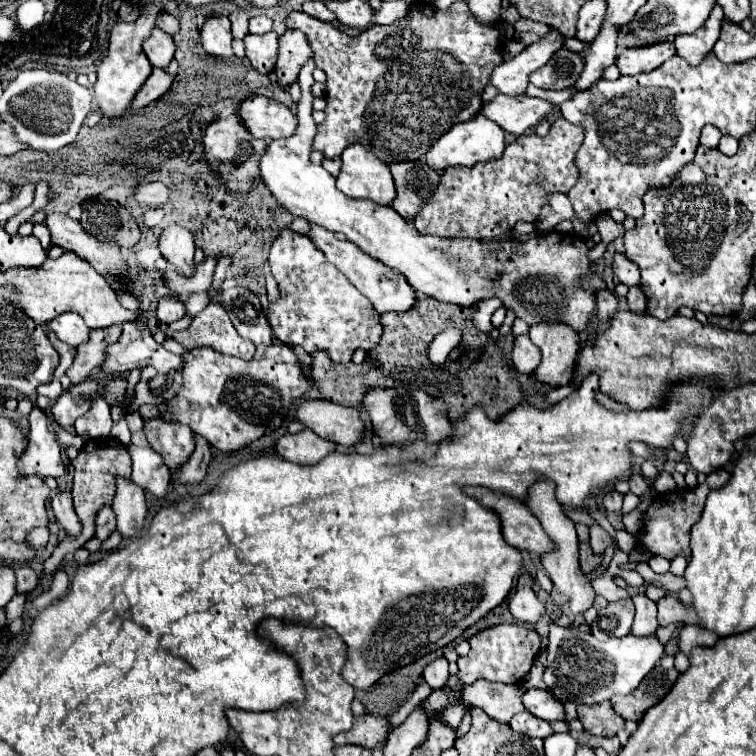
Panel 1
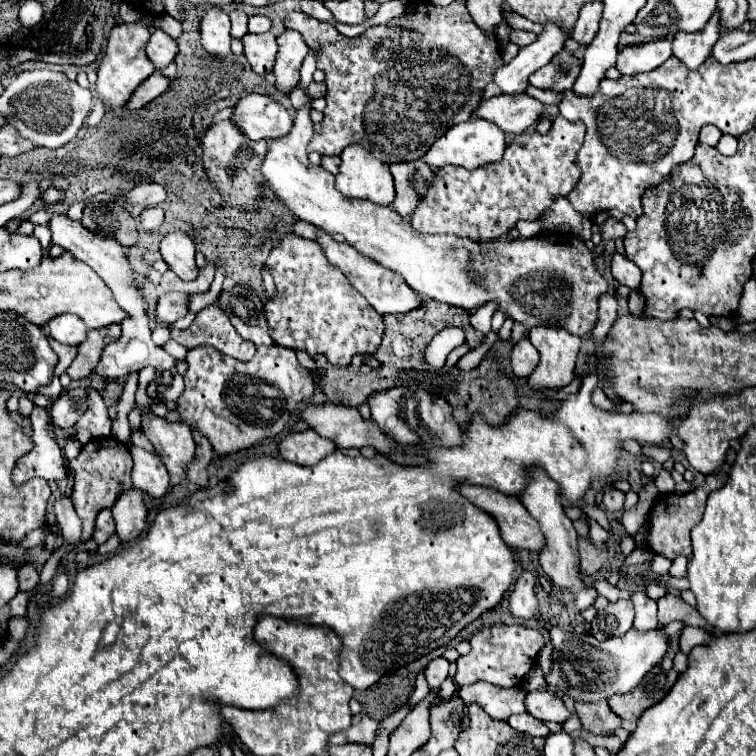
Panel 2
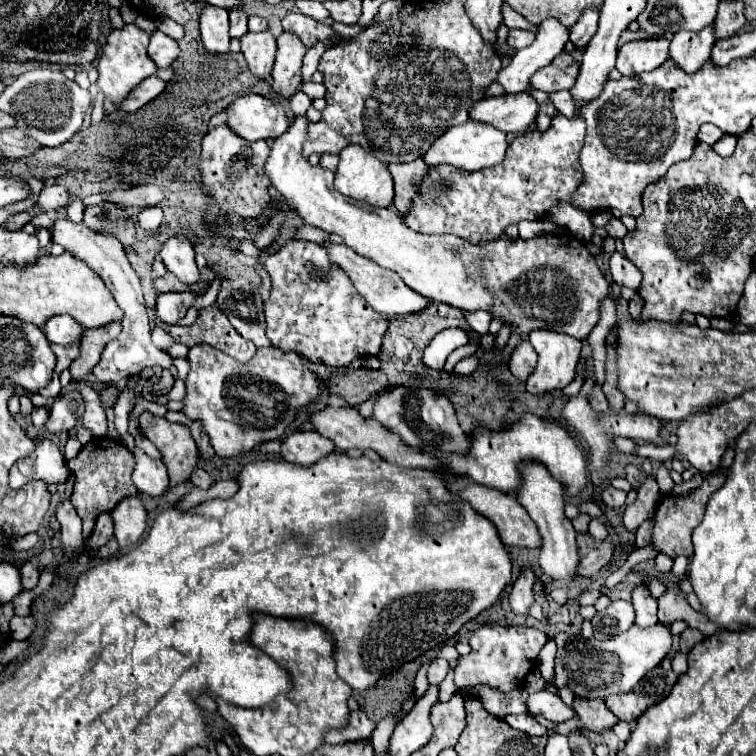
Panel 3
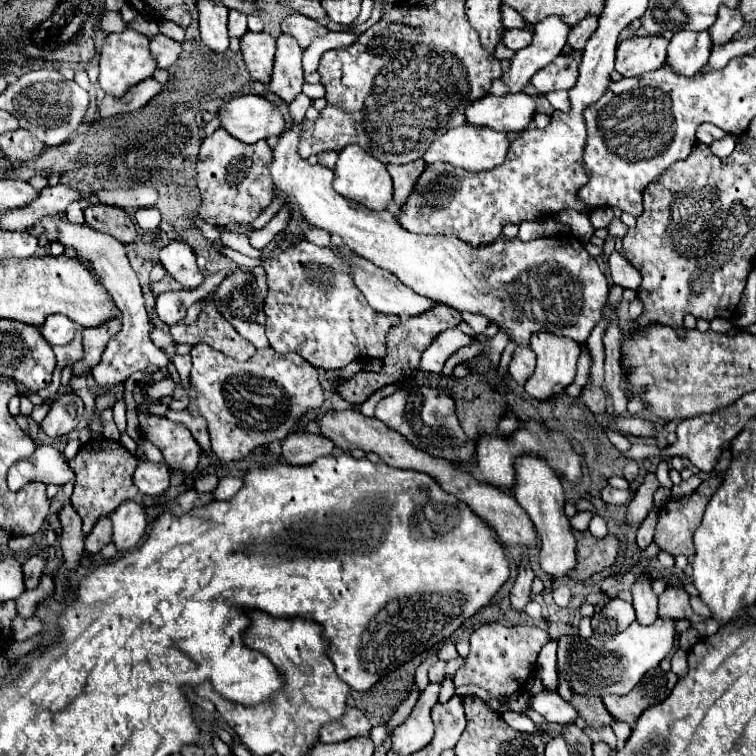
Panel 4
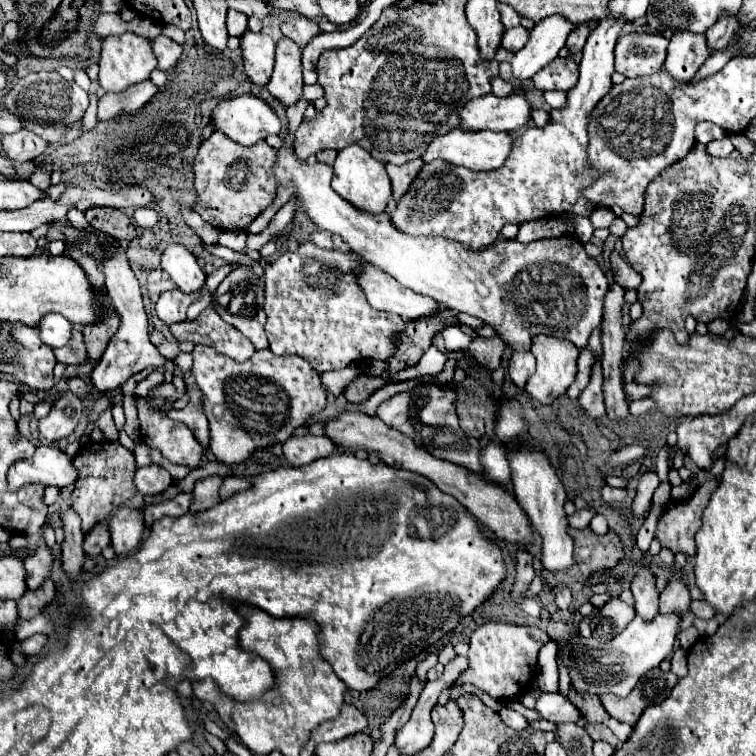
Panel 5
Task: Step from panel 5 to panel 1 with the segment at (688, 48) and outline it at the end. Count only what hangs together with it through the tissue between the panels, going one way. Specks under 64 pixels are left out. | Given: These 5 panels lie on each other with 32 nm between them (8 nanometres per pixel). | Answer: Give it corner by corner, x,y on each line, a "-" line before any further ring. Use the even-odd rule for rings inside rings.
714,6
708,22
692,32
692,34
678,34
674,40
676,54
684,58
690,66
698,66
706,54
712,52
718,36
720,36
720,26
722,26
722,10
720,6

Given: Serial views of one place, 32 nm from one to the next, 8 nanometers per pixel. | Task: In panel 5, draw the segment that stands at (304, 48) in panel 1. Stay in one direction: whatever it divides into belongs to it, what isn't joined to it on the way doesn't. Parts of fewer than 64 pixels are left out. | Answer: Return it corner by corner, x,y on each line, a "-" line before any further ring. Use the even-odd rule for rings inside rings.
282,38
276,44
276,64
272,78
268,82
270,94
284,106
292,106
302,96
302,50
288,38

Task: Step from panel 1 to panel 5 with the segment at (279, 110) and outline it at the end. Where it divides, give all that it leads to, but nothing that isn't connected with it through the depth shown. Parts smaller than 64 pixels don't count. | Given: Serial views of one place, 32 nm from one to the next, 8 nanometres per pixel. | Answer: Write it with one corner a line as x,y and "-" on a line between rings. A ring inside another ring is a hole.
236,96
236,98
222,100
212,112
212,124
214,124
214,130
226,134
230,140
242,146
252,146
270,134
280,134
282,130
282,122
276,116
276,112
266,102
254,96

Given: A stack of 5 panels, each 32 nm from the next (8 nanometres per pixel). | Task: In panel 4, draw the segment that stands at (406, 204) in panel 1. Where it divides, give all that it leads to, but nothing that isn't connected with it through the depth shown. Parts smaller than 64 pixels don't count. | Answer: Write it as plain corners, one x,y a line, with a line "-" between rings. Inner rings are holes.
422,158
414,160
414,162
408,162
408,164
388,164
386,166
390,176
392,176
392,182
394,182
394,202
396,206
402,206
404,204
404,198
408,198
408,194
412,192
412,186
416,184
416,178
422,174
424,170
424,162

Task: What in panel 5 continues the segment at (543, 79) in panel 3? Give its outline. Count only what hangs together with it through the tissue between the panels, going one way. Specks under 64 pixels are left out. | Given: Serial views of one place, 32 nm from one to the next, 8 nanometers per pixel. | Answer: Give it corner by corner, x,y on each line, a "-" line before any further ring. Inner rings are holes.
556,58
544,70
534,76
534,86
542,92
546,90
570,90
578,80
578,64
572,58

